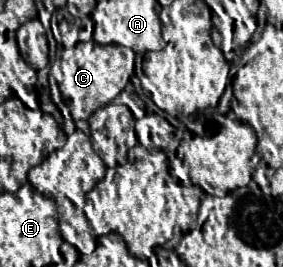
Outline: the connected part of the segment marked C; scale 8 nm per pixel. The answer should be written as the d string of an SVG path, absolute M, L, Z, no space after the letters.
M62 34L59 62L51 65L50 74L57 81L63 97L68 97L71 116L75 123L88 120L99 108L109 104L129 82L134 72L135 53L123 46L103 46L93 40L80 42L78 34Z

